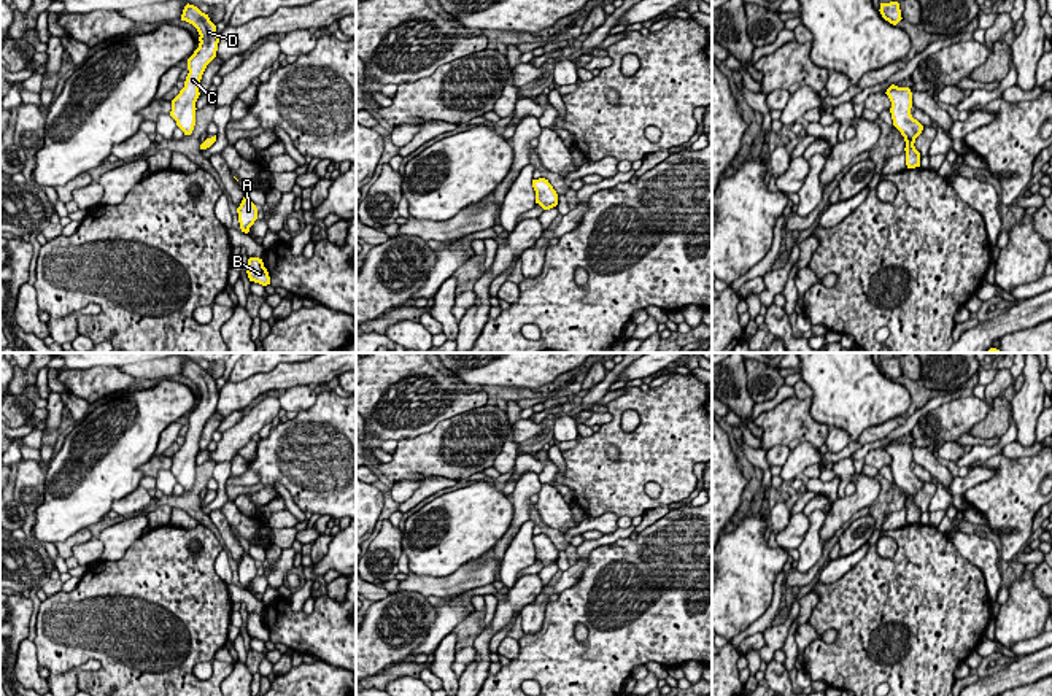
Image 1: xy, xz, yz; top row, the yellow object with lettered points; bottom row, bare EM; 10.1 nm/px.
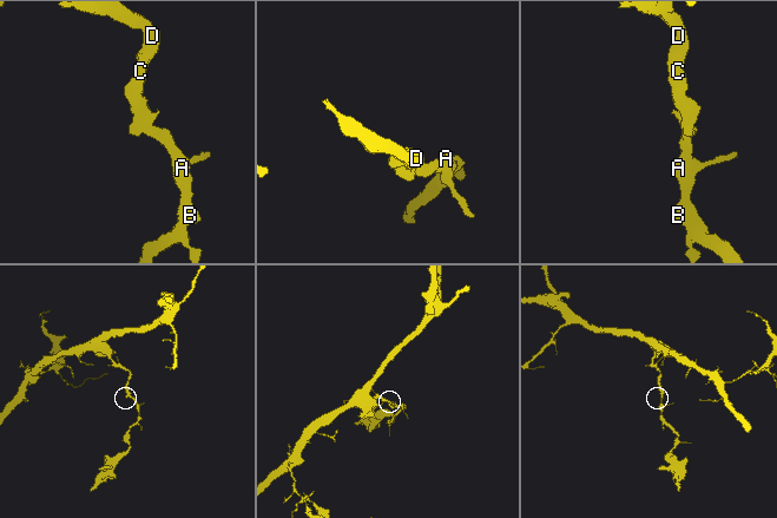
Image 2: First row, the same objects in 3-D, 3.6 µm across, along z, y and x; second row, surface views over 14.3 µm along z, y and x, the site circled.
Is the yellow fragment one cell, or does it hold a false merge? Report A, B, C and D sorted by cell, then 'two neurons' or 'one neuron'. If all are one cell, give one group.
groups A B C D; one neuron

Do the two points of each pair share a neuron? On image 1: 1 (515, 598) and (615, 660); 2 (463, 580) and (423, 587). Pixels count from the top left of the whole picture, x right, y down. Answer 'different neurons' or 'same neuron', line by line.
1: different neurons
2: same neuron

